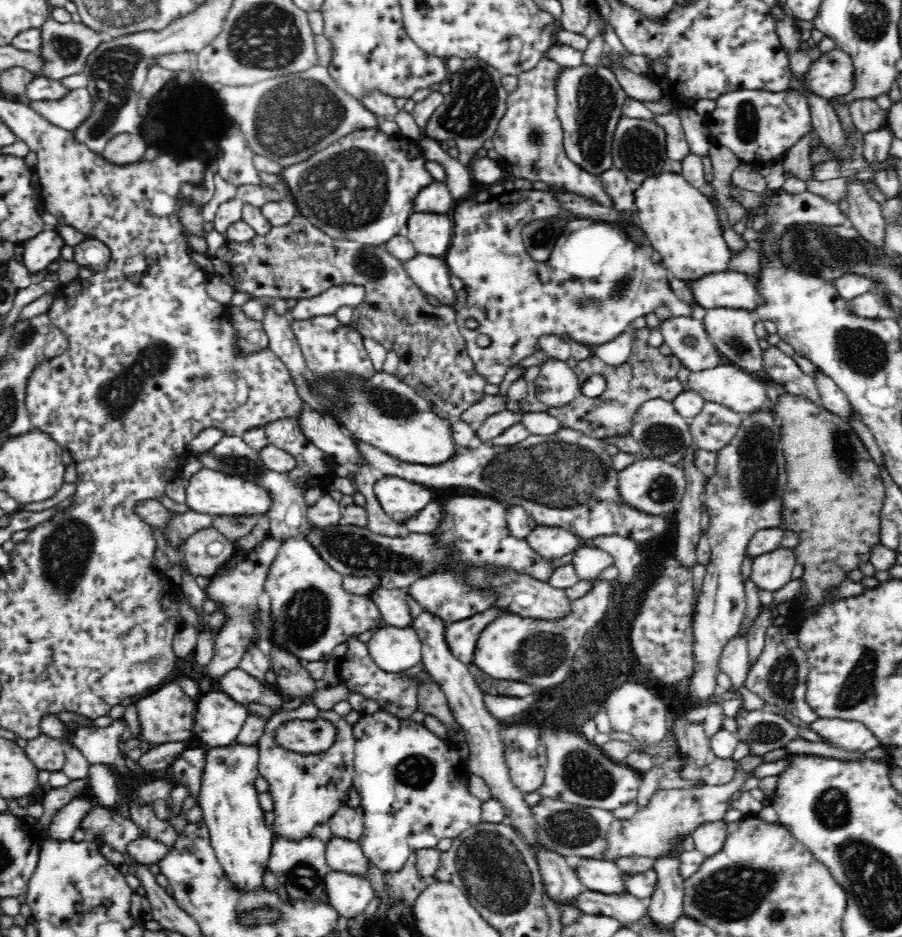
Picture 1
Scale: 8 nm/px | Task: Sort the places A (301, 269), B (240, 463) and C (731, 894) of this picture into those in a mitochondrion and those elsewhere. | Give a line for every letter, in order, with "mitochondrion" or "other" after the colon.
A: other
B: mitochondrion
C: mitochondrion

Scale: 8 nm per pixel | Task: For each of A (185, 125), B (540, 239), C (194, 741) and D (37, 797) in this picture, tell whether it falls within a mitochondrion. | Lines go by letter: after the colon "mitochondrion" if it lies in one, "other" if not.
A: other
B: mitochondrion
C: other
D: other

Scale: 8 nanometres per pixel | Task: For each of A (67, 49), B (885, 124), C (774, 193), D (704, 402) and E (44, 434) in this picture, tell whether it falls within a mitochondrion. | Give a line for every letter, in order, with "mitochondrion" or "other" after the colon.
A: mitochondrion
B: other
C: other
D: other
E: other

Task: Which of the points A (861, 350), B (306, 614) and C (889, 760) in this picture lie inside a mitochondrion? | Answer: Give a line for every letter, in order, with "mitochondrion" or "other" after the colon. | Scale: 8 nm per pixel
A: mitochondrion
B: mitochondrion
C: other

